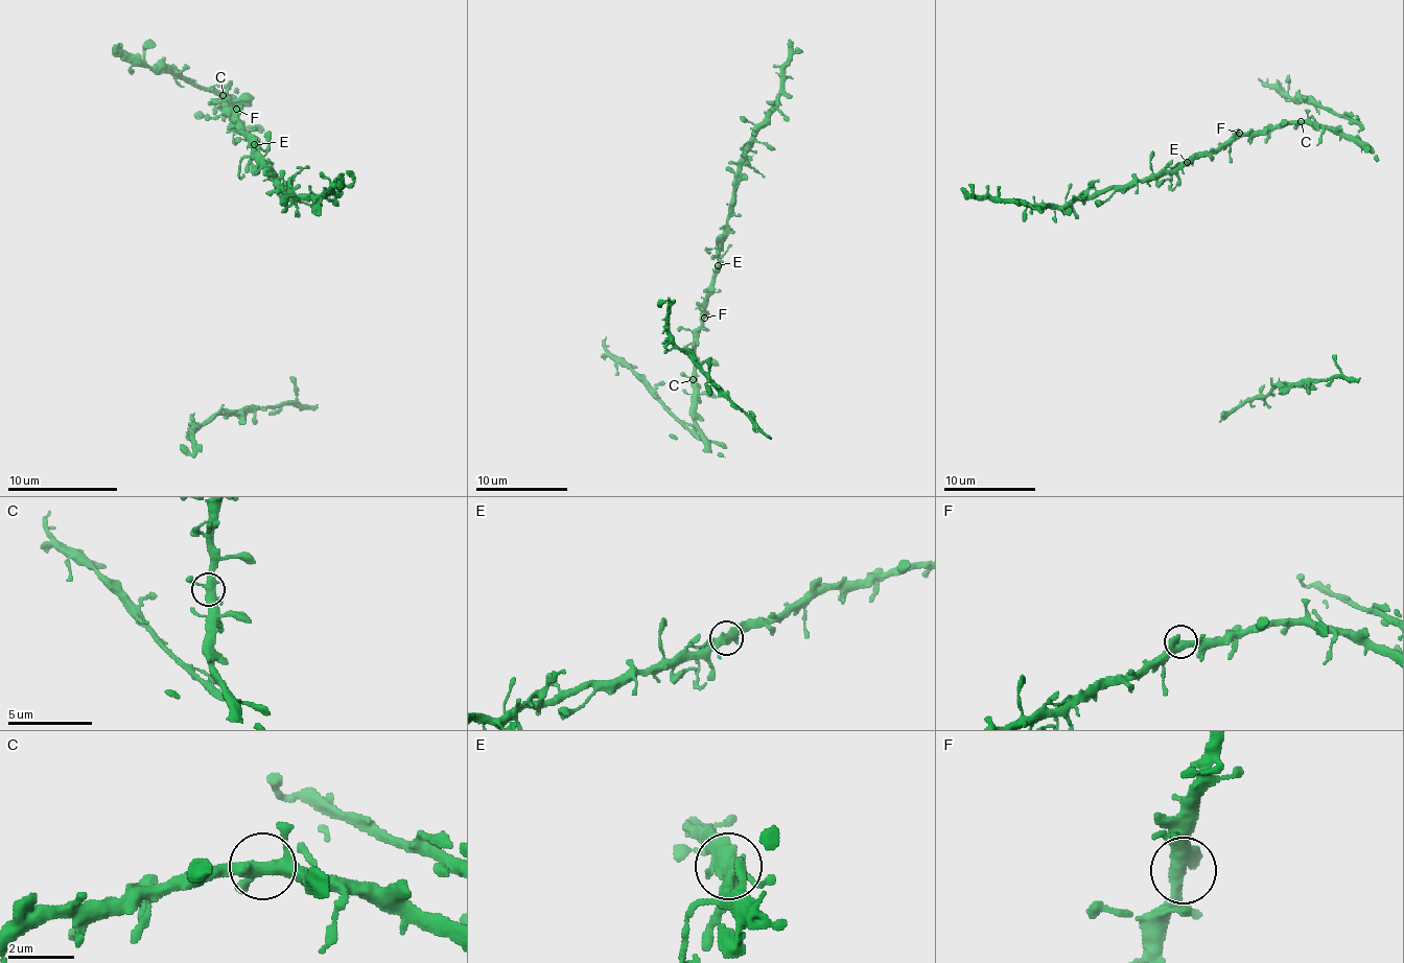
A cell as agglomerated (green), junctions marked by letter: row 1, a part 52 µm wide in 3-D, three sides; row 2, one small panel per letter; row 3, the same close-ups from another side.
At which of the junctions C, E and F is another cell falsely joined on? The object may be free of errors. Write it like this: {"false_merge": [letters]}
{"false_merge": []}

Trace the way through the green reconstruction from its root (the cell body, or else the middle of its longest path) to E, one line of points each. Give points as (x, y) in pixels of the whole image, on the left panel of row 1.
E: (226, 107), (226, 98), (236, 123), (250, 137), (253, 145)

